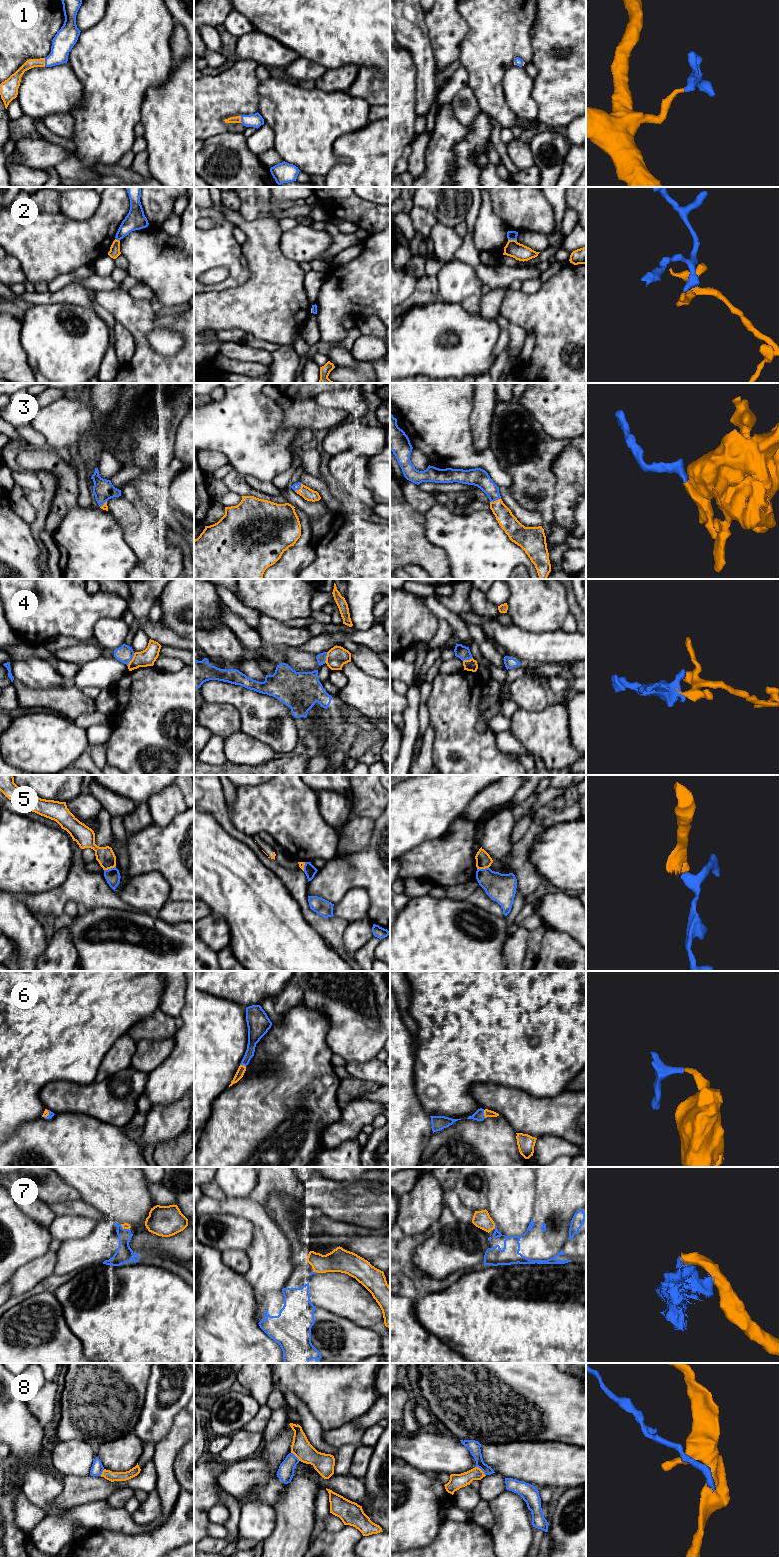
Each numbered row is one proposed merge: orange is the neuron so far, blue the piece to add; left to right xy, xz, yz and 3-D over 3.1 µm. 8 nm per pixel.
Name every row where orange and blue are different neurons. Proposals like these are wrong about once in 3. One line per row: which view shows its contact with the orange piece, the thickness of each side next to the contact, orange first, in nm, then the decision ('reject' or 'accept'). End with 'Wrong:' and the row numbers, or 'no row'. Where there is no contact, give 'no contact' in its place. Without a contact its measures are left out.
1: contact in xy; calibres 80 and 170 nm; accept
2: contact in yz; calibres 130 and 80 nm; reject
3: contact in yz; calibres 140 and 150 nm; accept
4: contact in xy; calibres 140 and 140 nm; reject
5: contact in xy; calibres 150 and 120 nm; reject
6: contact in yz; calibres 60 and 80 nm; accept
7: contact in yz; calibres 140 and 150 nm; reject
8: contact in yz; calibres 120 and 100 nm; reject
Wrong: 2, 4, 5, 7, 8

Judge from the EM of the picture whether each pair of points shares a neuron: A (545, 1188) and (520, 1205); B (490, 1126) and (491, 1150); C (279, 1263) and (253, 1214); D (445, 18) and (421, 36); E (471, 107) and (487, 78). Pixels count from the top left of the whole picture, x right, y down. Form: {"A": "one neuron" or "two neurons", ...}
{"A": "two neurons", "B": "one neuron", "C": "one neuron", "D": "two neurons", "E": "two neurons"}

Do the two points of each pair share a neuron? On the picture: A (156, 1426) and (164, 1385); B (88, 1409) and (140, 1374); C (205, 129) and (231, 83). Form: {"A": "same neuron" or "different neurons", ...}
{"A": "same neuron", "B": "same neuron", "C": "same neuron"}

